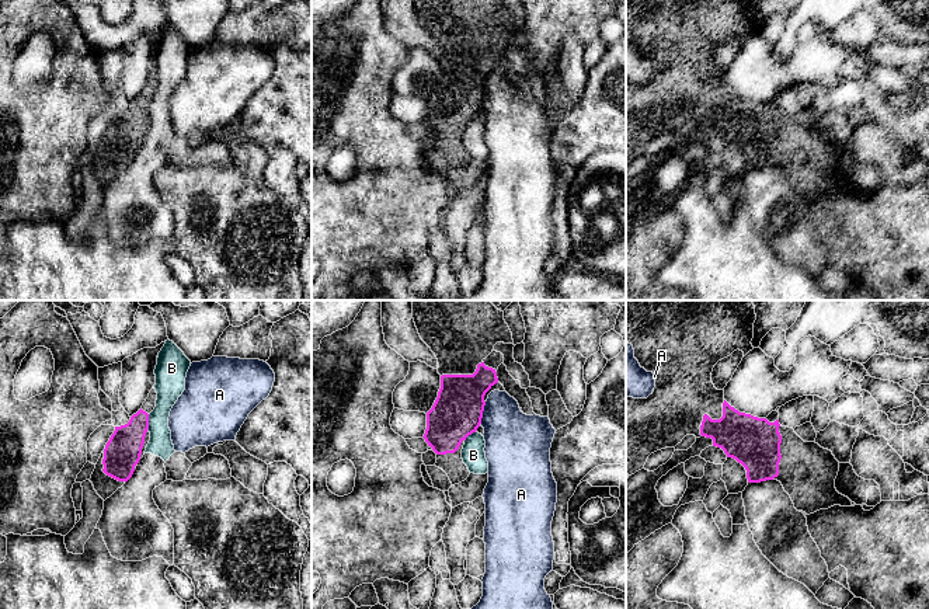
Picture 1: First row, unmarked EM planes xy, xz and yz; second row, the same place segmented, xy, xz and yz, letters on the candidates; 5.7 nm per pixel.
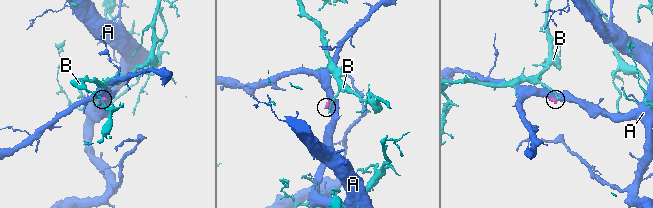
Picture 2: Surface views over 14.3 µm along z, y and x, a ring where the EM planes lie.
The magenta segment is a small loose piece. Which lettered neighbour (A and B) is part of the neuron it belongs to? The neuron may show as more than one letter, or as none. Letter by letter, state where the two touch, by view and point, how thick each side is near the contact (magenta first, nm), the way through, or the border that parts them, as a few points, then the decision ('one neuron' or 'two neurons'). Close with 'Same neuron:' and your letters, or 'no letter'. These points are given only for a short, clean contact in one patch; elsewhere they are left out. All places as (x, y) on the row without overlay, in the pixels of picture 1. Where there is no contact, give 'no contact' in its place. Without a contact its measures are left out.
A: meets magenta in xz at (482, 98); 280 nm thick on the magenta side, 340 nm on the other; two neurons
B: meets magenta in xy at (148, 107); 220 nm thick on the magenta side, 160 nm on the other; border along xy (148, 100), (149, 114); two neurons
Same neuron: no letter

